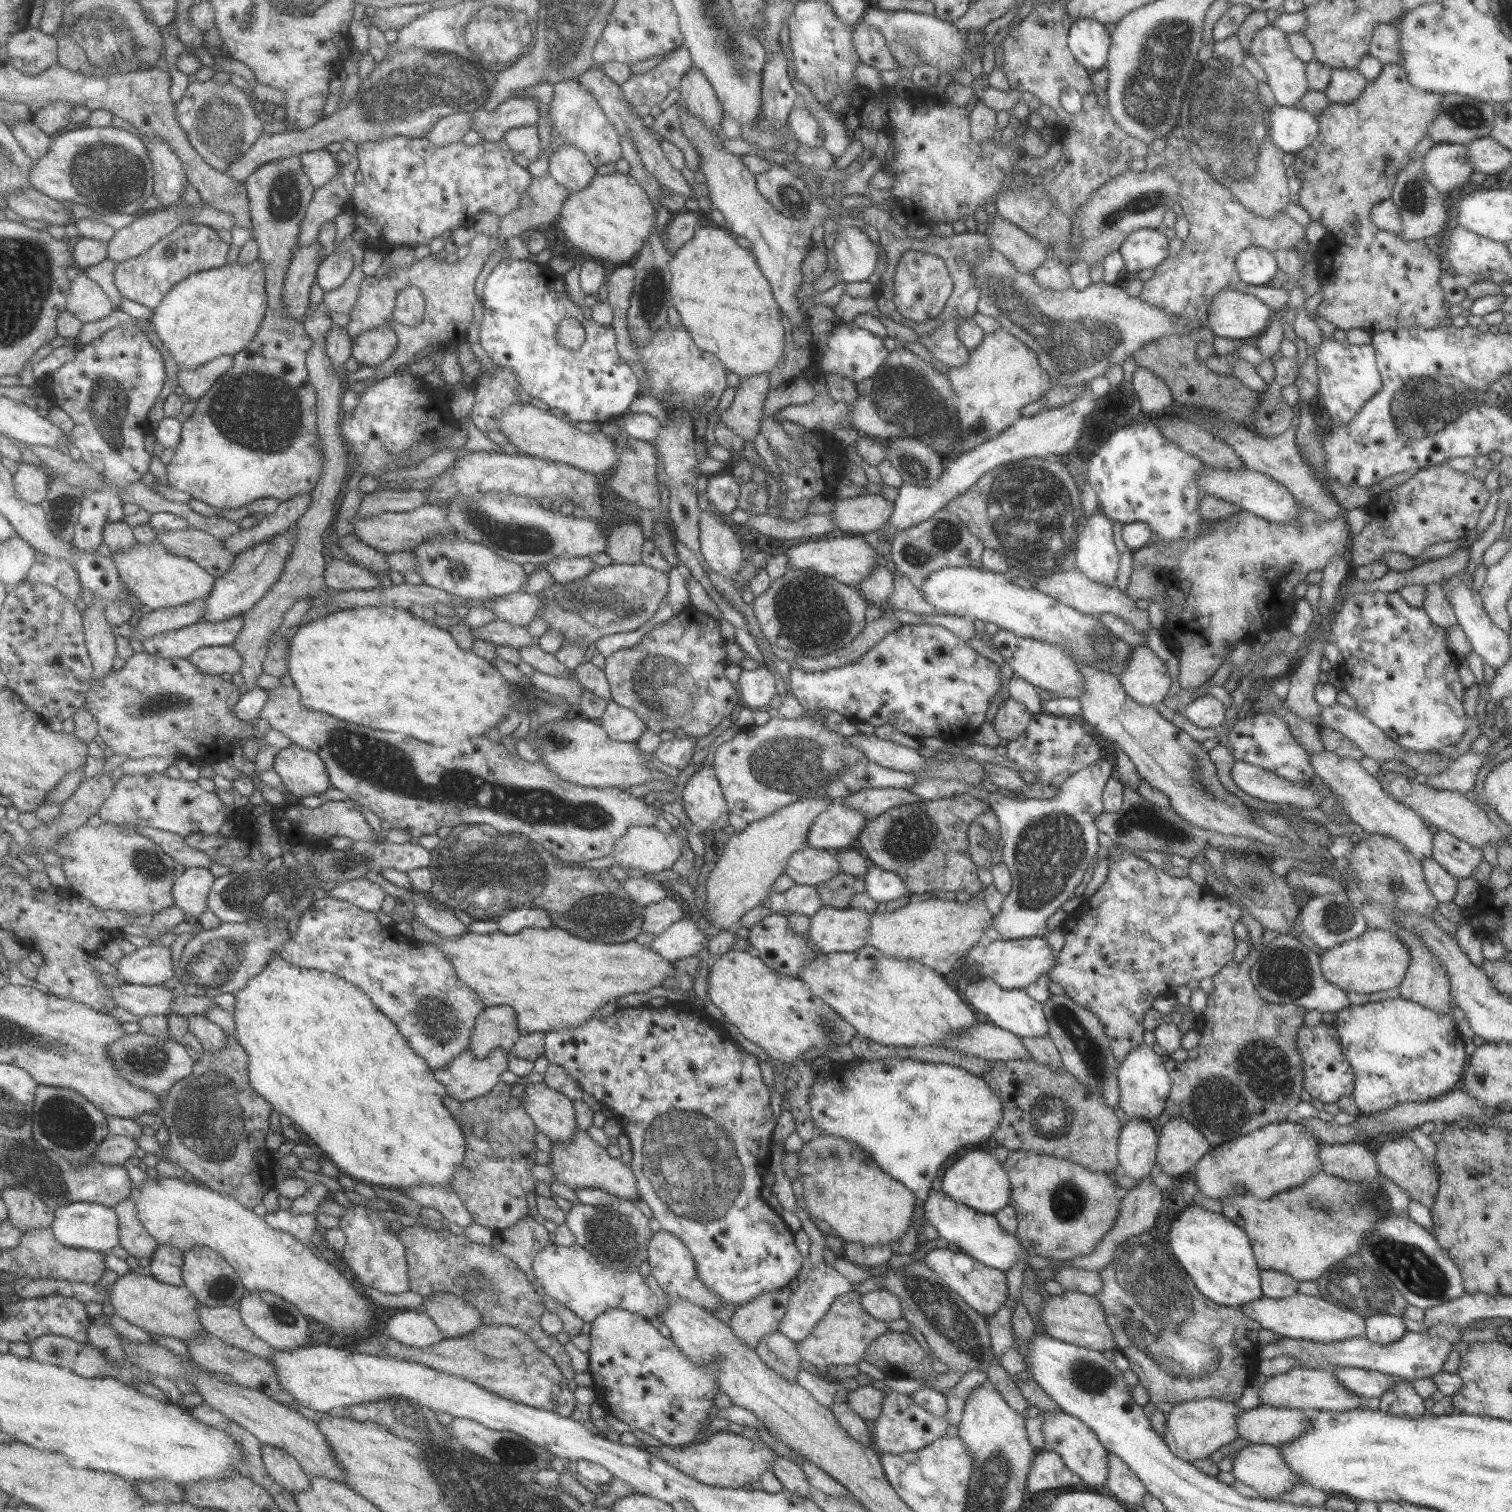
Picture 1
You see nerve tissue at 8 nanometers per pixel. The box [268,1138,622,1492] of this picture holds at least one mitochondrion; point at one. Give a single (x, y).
(513, 1455)

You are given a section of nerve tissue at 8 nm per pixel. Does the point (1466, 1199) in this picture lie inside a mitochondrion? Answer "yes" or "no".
no

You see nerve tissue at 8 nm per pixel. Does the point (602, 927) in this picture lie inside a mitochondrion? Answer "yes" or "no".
yes

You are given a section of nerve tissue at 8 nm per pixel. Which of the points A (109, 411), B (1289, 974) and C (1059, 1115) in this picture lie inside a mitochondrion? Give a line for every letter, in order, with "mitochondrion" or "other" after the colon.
A: mitochondrion
B: mitochondrion
C: mitochondrion

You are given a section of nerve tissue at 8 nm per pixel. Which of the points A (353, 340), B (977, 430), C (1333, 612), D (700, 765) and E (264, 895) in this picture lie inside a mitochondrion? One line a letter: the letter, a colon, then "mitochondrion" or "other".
A: other
B: mitochondrion
C: other
D: other
E: mitochondrion

